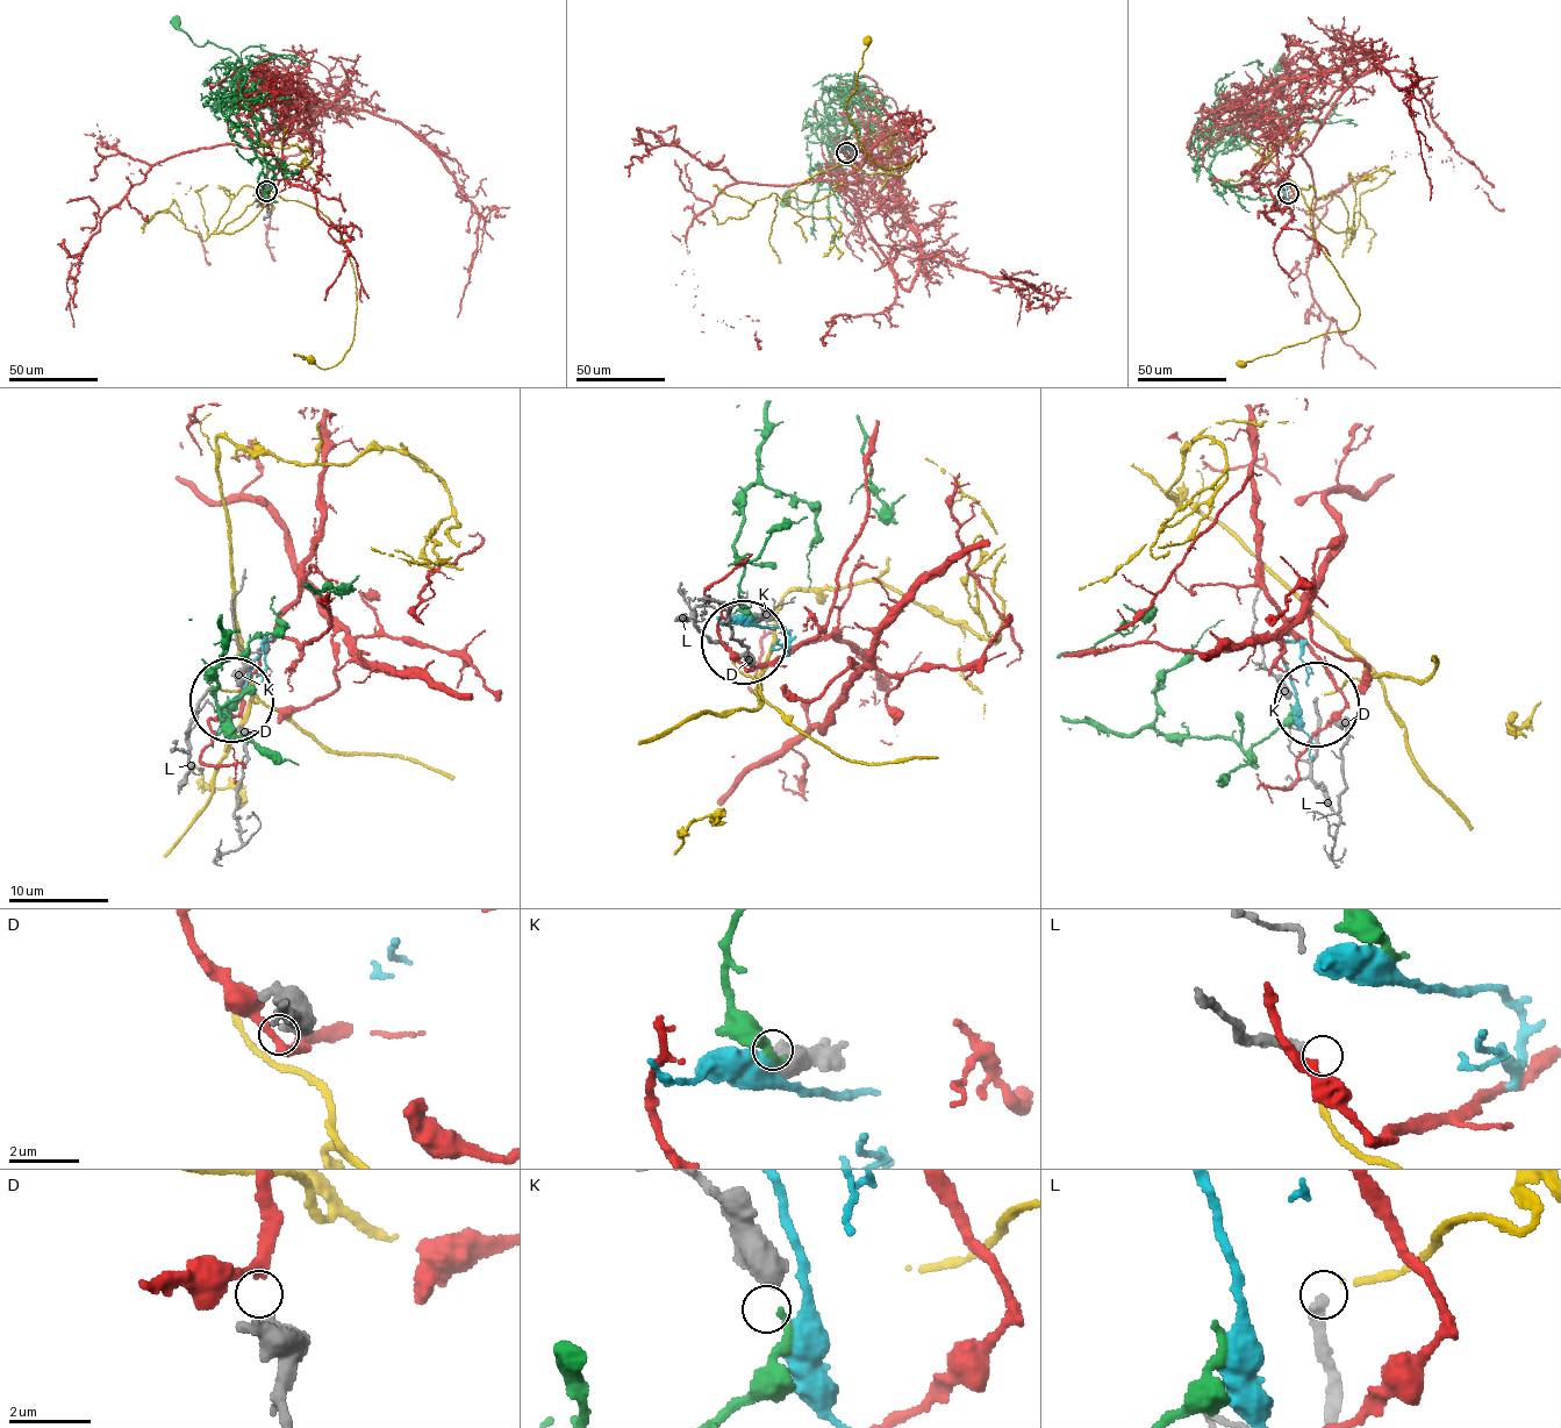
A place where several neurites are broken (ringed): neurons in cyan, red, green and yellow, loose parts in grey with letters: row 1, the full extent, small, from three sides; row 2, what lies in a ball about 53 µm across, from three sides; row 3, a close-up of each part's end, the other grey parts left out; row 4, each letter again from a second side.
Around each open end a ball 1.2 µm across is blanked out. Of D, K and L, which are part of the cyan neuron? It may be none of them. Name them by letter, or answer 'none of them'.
none of them

